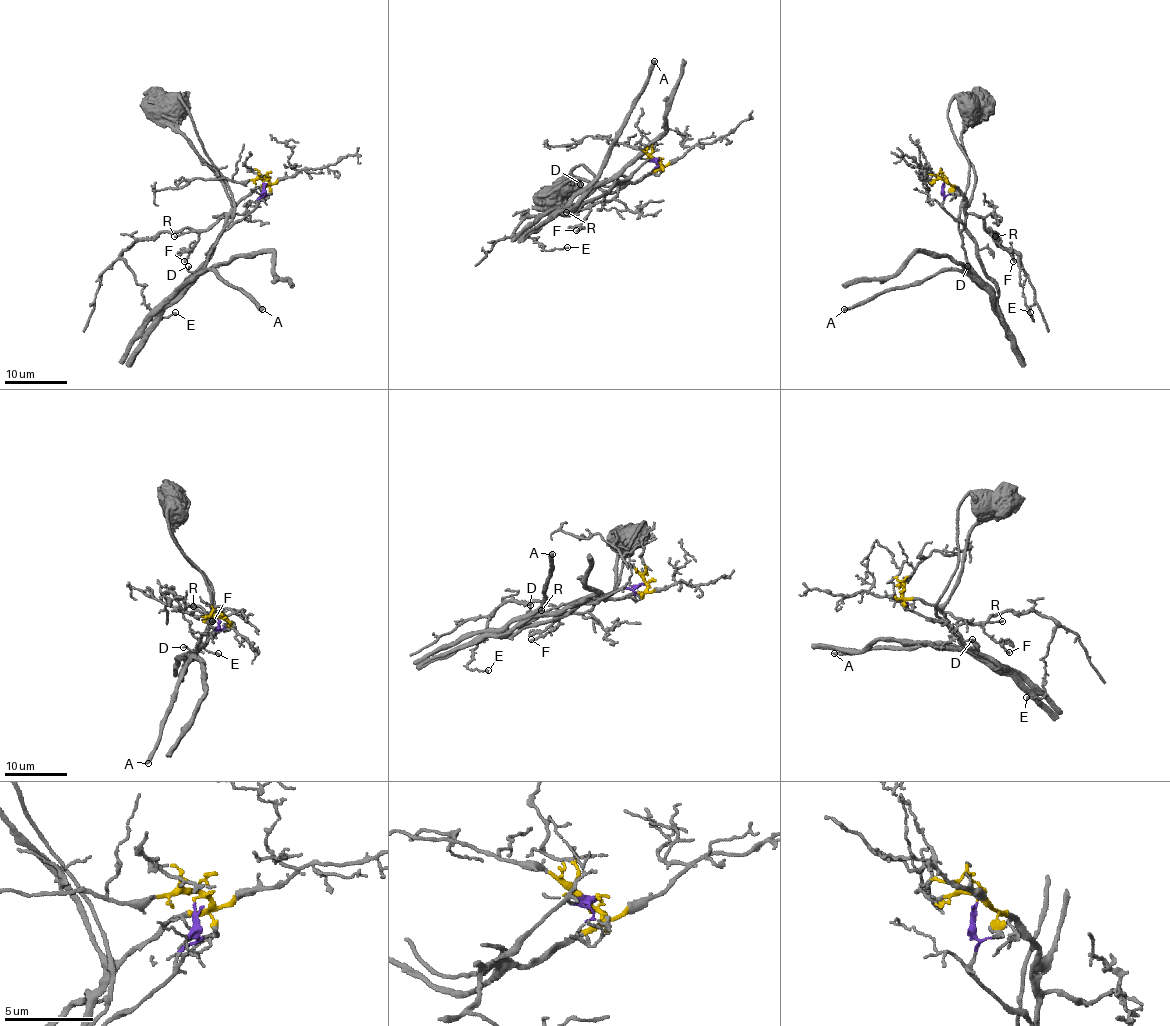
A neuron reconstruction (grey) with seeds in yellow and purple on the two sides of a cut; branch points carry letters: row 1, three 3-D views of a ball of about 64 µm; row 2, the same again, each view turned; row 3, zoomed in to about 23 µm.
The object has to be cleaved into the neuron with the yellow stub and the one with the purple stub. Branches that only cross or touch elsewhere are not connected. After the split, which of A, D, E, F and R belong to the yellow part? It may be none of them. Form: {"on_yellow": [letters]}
{"on_yellow": ["E", "F", "R"]}

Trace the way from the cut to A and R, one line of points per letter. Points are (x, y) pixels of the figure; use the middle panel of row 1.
A: (655, 161), (647, 159), (627, 178), (599, 184), (582, 200), (571, 204), (602, 170), (603, 161), (655, 61)
R: (655, 161), (660, 167), (639, 179), (622, 182), (617, 193), (608, 201), (591, 203), (577, 212), (566, 212)

